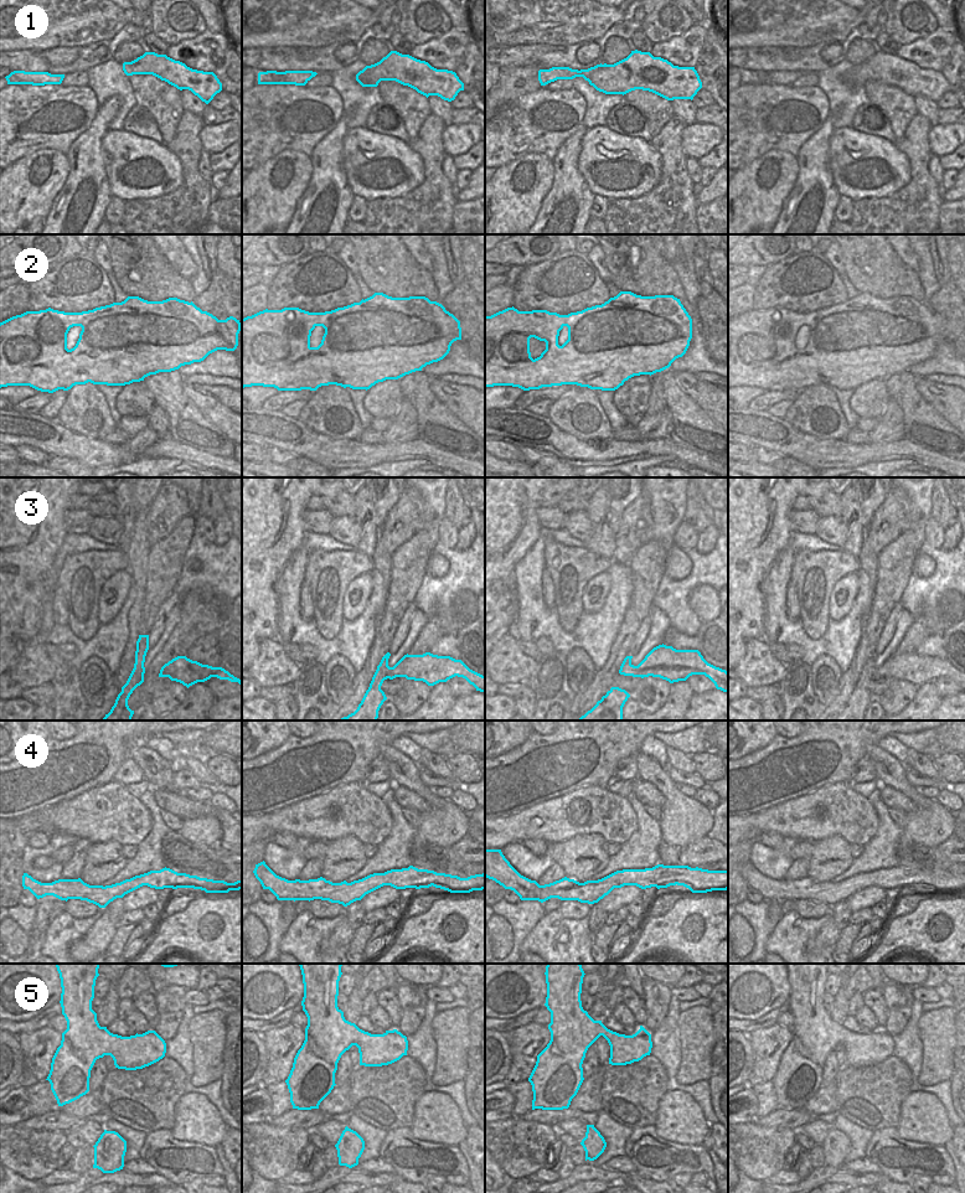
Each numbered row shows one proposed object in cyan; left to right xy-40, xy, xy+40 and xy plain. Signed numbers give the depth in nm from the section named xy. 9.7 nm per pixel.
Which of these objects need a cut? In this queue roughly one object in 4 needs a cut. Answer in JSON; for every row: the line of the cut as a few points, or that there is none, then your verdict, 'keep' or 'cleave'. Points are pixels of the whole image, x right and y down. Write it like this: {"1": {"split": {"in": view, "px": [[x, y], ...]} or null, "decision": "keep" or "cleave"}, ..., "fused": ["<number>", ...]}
{"1": {"split": null, "decision": "keep"}, "2": {"split": null, "decision": "keep"}, "3": {"split": {"in": "xy", "px": [[388, 666], [392, 674], [387, 677]]}, "decision": "cleave"}, "4": {"split": null, "decision": "keep"}, "5": {"split": null, "decision": "keep"}, "fused": ["3"]}

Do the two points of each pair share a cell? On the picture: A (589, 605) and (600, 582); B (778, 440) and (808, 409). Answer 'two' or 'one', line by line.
A: one
B: two

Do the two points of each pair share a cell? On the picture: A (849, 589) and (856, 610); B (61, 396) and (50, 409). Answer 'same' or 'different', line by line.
A: different
B: same

